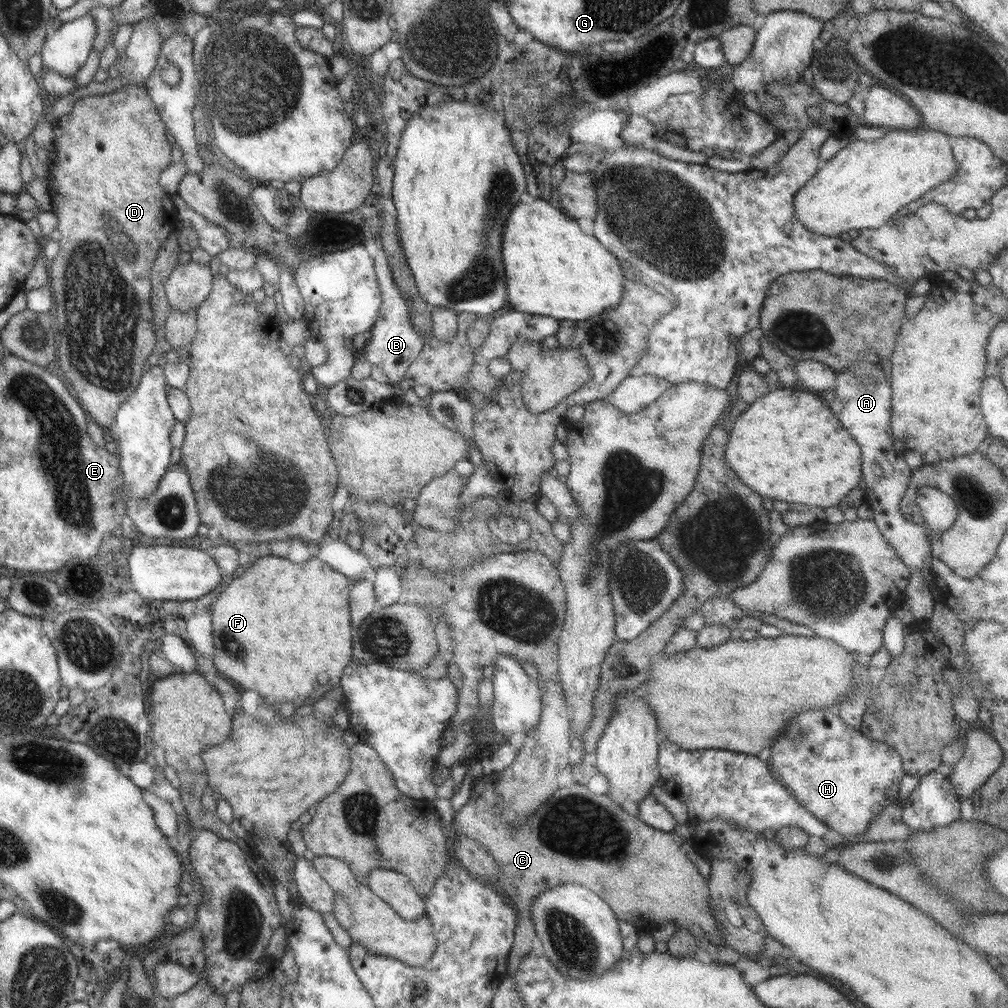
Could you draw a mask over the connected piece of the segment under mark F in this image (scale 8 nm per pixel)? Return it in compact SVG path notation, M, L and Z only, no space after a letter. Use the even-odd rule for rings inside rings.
M271 554L262 557L257 556L257 559L253 563L251 562L250 567L245 569L245 572L239 577L233 579L211 604L210 614L213 618L212 630L215 650L212 663L221 674L230 678L241 690L253 690L257 692L259 696L265 698L268 705L278 706L282 702L290 702L295 707L306 704L307 702L313 704L314 701L319 700L328 690L338 686L343 669L352 660L353 626L350 624L350 610L348 607L350 585L351 581L344 574L335 572L335 570L329 568L327 564L323 564L317 558L311 558L309 562L297 566L297 564L285 560L283 557L277 557Z

